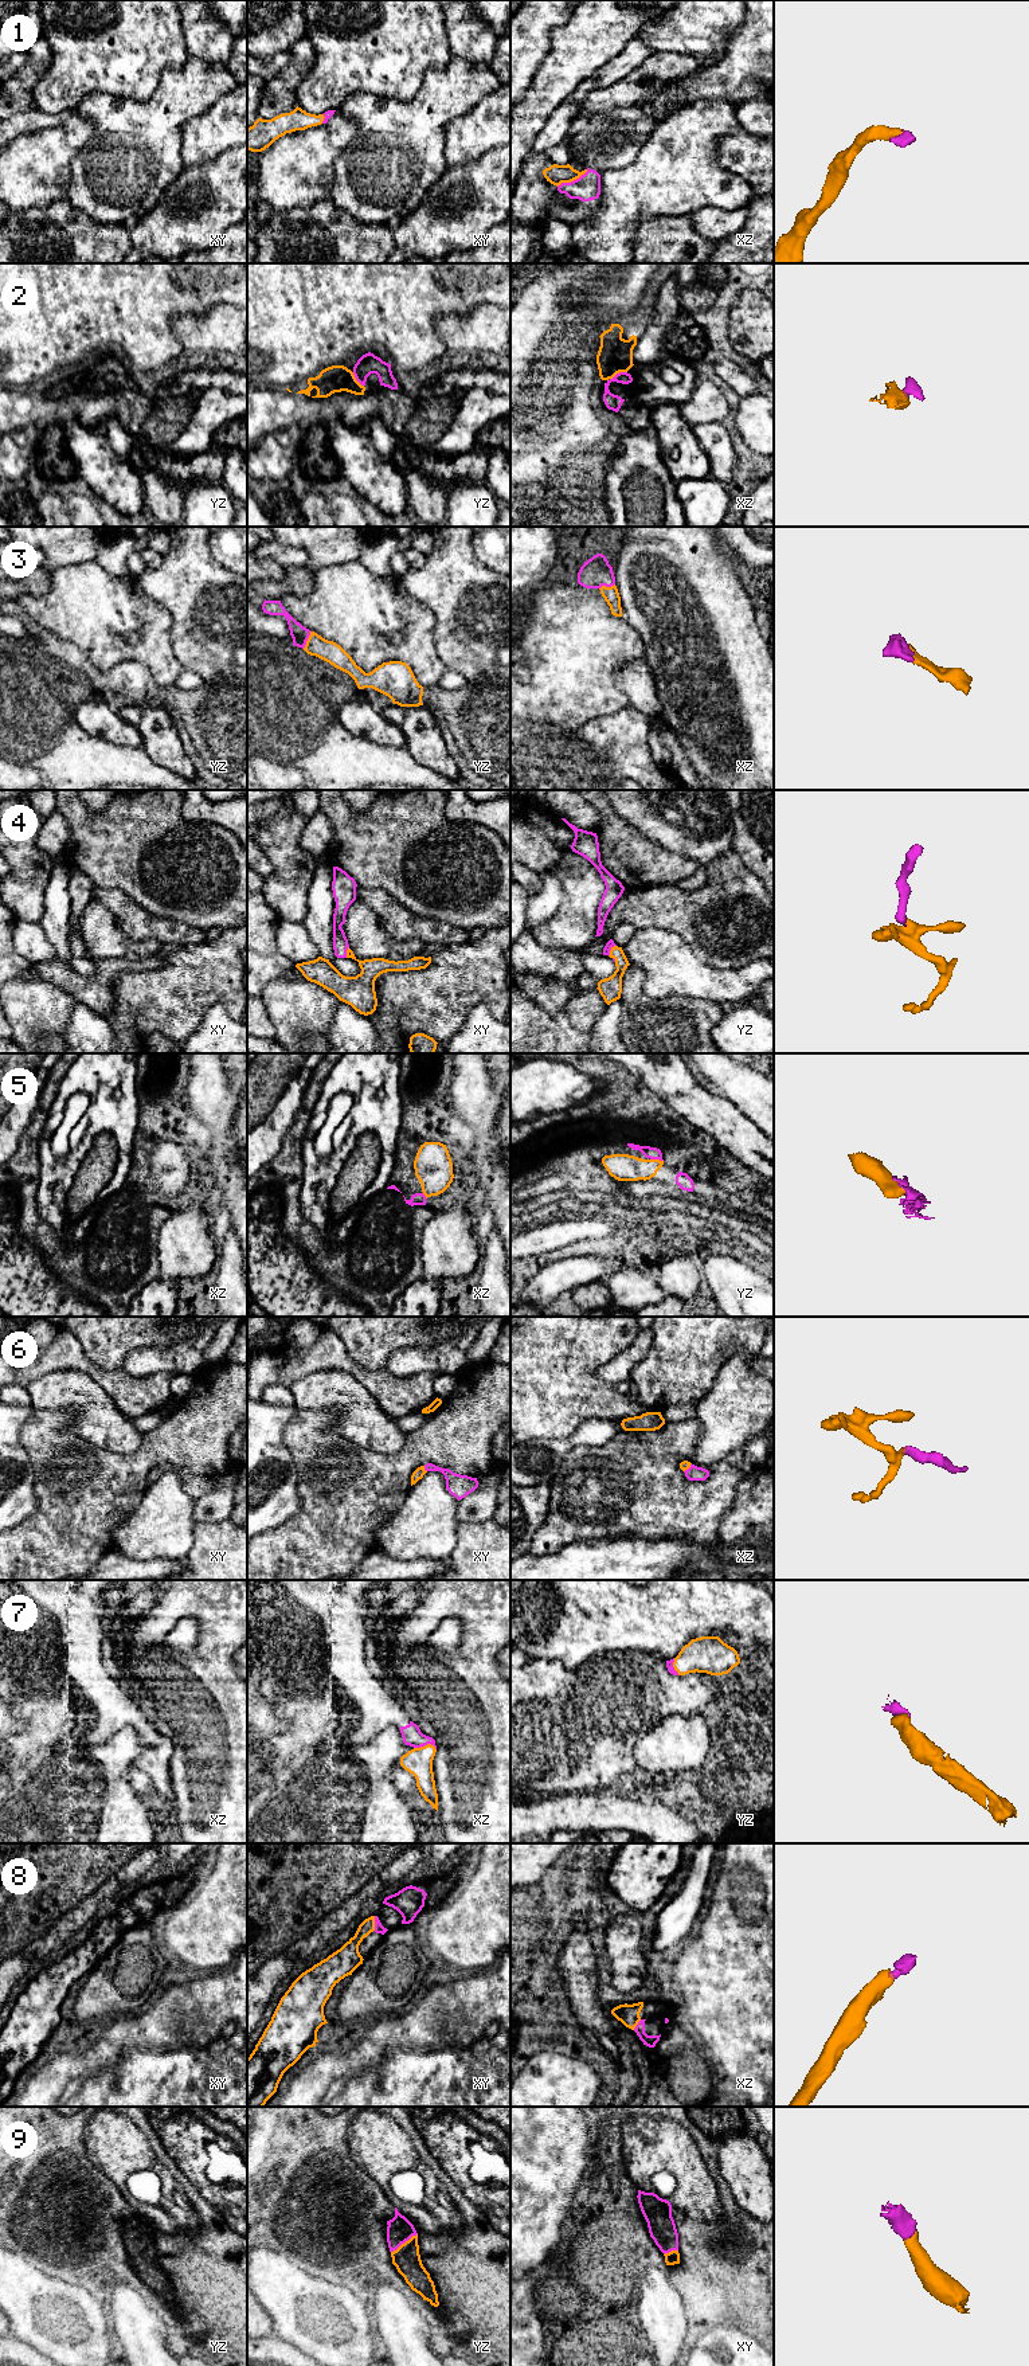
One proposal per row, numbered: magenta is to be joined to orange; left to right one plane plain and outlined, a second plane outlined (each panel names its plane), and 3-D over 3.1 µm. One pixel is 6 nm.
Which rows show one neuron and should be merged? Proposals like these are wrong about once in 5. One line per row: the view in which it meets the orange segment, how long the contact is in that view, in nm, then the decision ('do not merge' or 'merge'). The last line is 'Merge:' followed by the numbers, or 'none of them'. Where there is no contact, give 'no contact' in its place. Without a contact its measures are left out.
1: xz | 220 nm | merge
2: xz | 120 nm | merge
3: yz | 120 nm | merge
4: yz | 80 nm | merge
5: yz | 80 nm | merge
6: xy | 40 nm | merge
7: xz | 140 nm | merge
8: xy | 90 nm | merge
9: yz | 200 nm | merge
Merge: 1, 2, 3, 4, 5, 6, 7, 8, 9

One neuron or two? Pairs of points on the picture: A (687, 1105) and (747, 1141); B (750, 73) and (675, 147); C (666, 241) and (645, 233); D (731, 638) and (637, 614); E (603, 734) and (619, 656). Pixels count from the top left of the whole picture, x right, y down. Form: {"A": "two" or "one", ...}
{"A": "one", "B": "two", "C": "one", "D": "one", "E": "two"}

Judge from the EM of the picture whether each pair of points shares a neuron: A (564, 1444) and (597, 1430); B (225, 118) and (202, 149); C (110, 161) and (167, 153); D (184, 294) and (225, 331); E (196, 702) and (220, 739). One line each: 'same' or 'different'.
A: same
B: same
C: same
D: different
E: same

